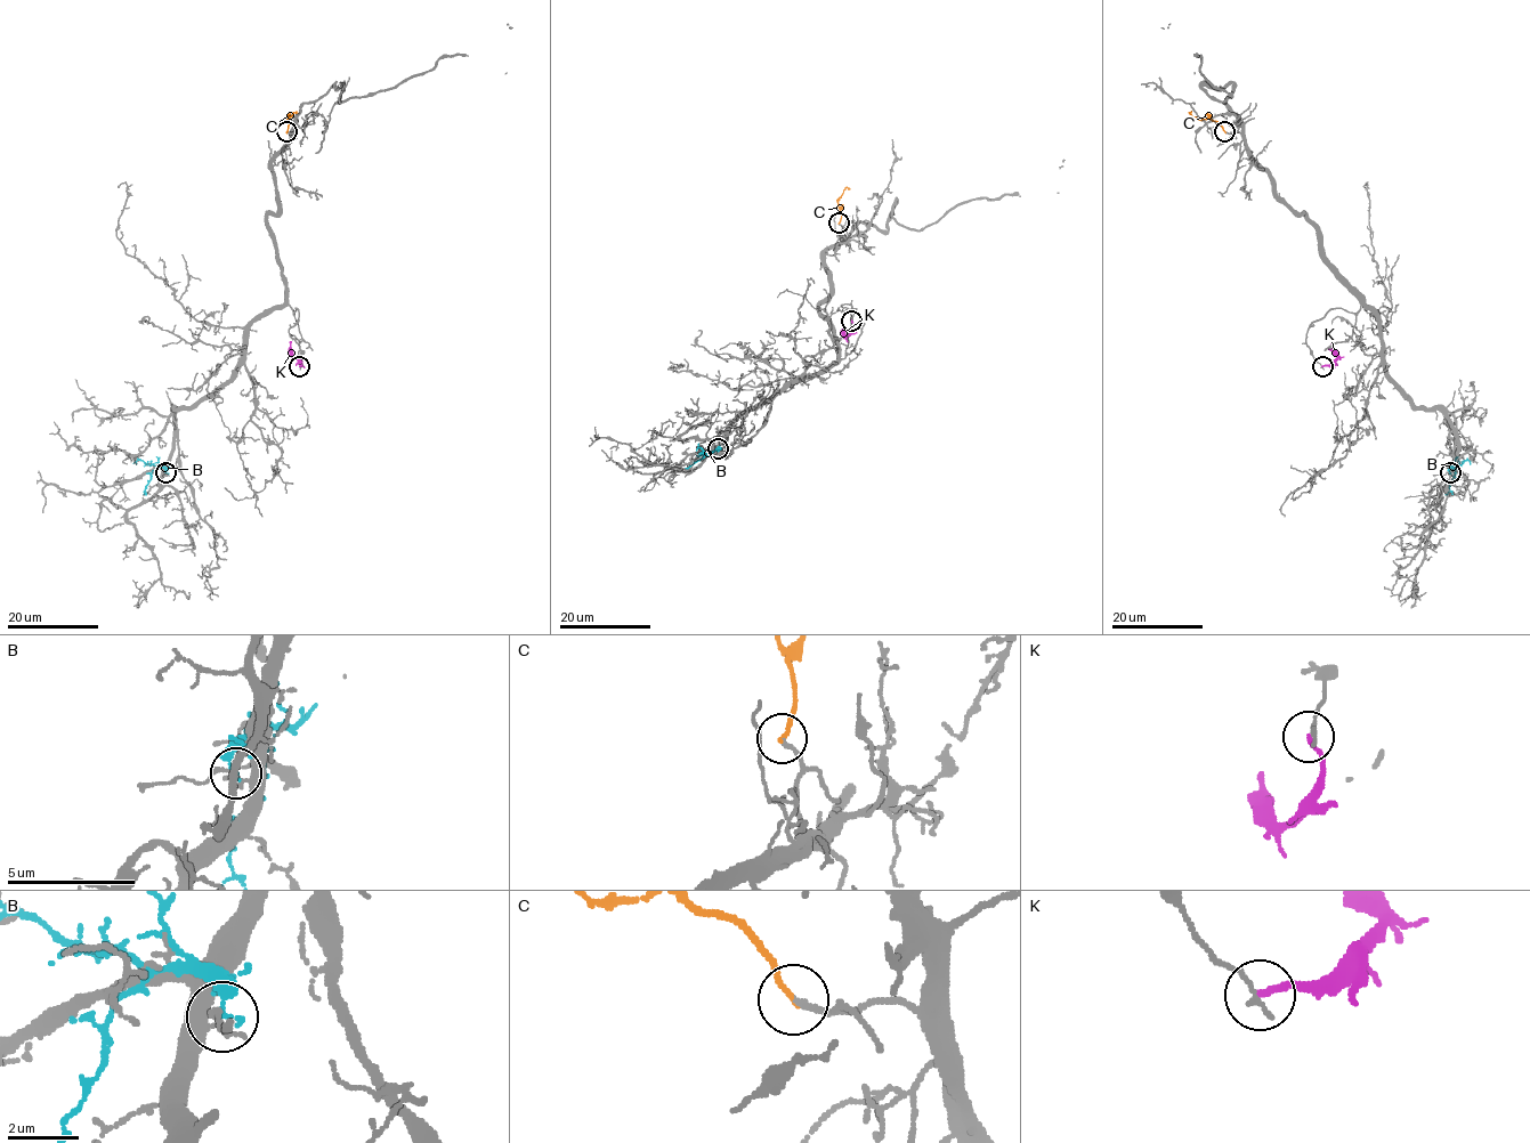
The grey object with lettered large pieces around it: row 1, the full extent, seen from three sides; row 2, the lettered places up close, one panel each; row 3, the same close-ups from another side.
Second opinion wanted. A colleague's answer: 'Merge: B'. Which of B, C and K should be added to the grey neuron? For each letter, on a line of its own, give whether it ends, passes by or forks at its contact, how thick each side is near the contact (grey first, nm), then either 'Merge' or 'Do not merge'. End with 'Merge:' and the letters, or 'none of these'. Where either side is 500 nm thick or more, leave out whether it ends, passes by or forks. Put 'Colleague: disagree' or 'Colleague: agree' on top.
Colleague: disagree
B: It ends there. Thickness 150 nm (grey) against 240 nm. Do not merge
C: It ends there. Thickness 160 nm (grey) against 140 nm. Merge
K: It ends there. Thickness 160 nm (grey) against 170 nm. Do not merge
Merge: C

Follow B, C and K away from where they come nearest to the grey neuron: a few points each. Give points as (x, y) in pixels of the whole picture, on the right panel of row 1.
B: (1450, 472), (1455, 467), (1455, 477), (1446, 495)
C: (1224, 131), (1216, 121), (1199, 119), (1190, 112)
K: (1321, 366), (1329, 365), (1337, 357), (1330, 341)

